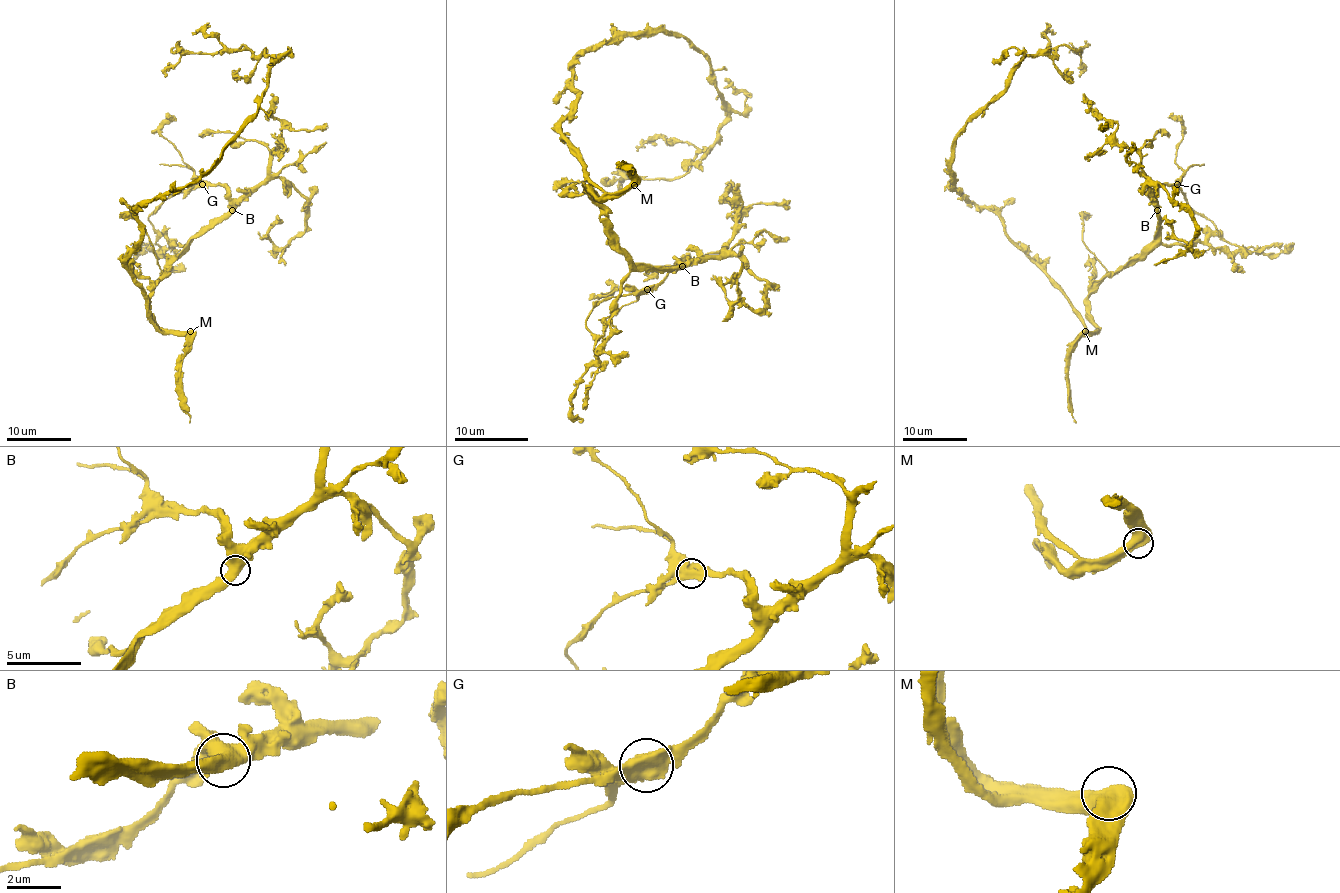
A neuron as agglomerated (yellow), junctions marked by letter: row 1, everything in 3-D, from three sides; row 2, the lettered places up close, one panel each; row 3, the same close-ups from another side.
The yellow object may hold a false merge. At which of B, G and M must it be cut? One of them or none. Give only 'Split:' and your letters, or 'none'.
Split: G

